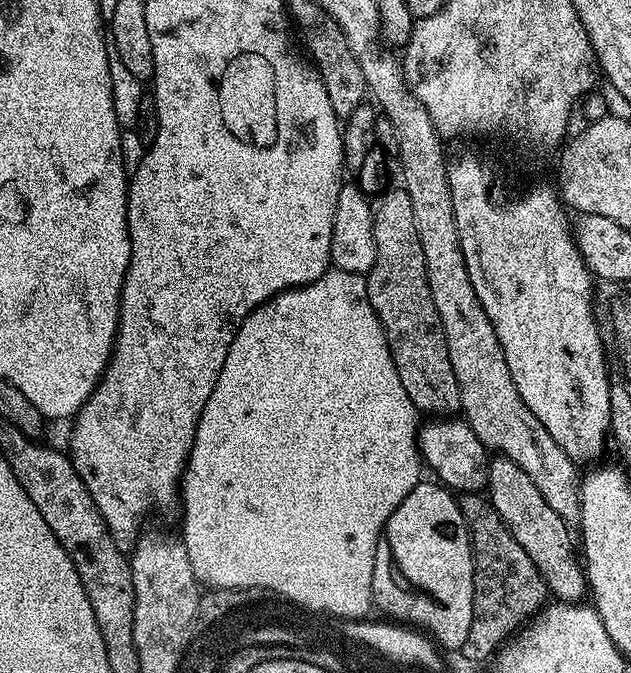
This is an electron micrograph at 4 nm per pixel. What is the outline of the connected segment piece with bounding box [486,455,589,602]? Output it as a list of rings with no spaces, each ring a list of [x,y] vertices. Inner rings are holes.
[[[497,455],[488,465],[488,483],[486,485],[486,499],[494,506],[498,518],[514,534],[518,546],[530,554],[530,562],[538,566],[538,572],[546,582],[549,593],[560,602],[580,602],[585,599],[589,591],[585,569],[582,567],[578,548],[572,545],[572,536],[568,533],[569,521],[554,514],[550,502],[542,498],[538,486],[518,466],[518,462],[510,462],[510,458]]]

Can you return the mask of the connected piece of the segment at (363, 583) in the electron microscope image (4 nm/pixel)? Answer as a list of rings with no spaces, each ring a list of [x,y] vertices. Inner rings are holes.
[[[329,267],[314,282],[303,284],[300,288],[289,288],[273,296],[264,304],[259,304],[253,312],[247,316],[240,324],[240,329],[236,331],[234,342],[226,354],[226,362],[222,366],[222,374],[218,374],[218,382],[206,398],[206,406],[196,423],[196,437],[192,443],[192,452],[188,455],[188,463],[184,465],[186,470],[186,512],[188,513],[188,533],[190,534],[190,550],[192,551],[192,565],[196,567],[205,578],[212,584],[236,584],[243,582],[248,584],[269,584],[269,586],[279,586],[281,591],[295,594],[297,599],[311,602],[315,608],[333,608],[338,610],[347,619],[355,620],[369,615],[368,611],[373,611],[372,603],[372,557],[374,549],[378,546],[380,536],[384,532],[386,522],[390,514],[414,490],[414,486],[421,483],[420,468],[422,472],[422,461],[418,447],[418,413],[410,398],[406,394],[406,389],[402,387],[402,378],[398,378],[398,370],[394,370],[394,358],[390,354],[390,346],[386,342],[386,334],[380,325],[378,314],[374,314],[374,306],[370,306],[368,297],[368,281],[364,276],[359,276],[353,272],[343,272],[341,268]]]

